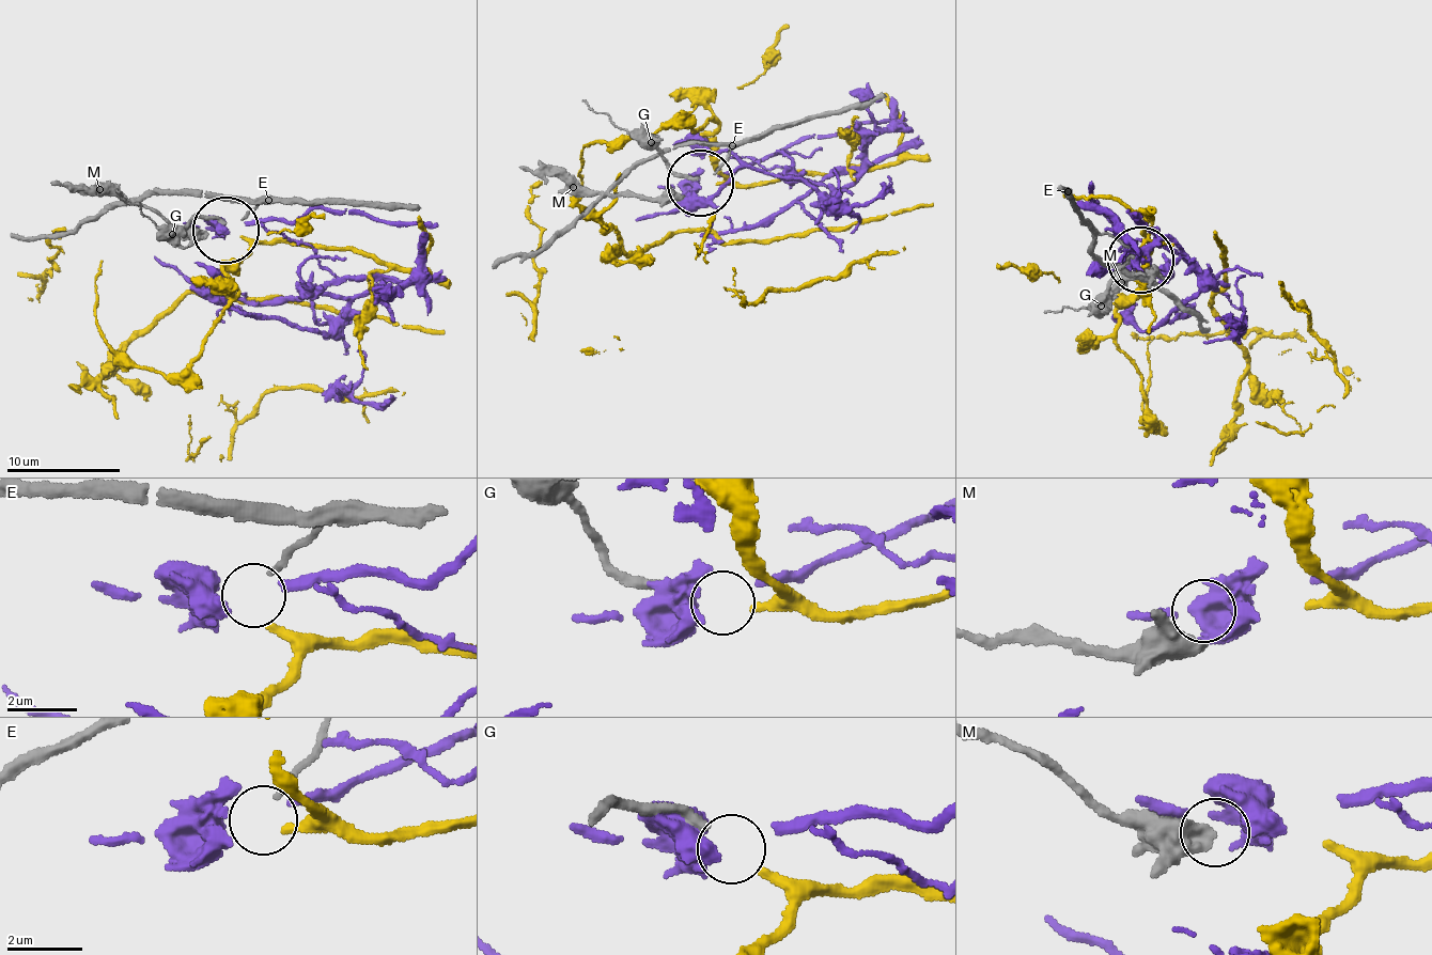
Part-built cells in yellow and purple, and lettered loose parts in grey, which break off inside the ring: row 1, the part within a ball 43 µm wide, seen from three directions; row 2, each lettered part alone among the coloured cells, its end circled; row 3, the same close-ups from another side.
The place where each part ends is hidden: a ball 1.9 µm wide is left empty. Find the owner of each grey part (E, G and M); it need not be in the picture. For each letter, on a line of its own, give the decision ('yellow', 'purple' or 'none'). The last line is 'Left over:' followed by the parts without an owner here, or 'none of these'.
E: none
G: yellow
M: purple
Left over: E

